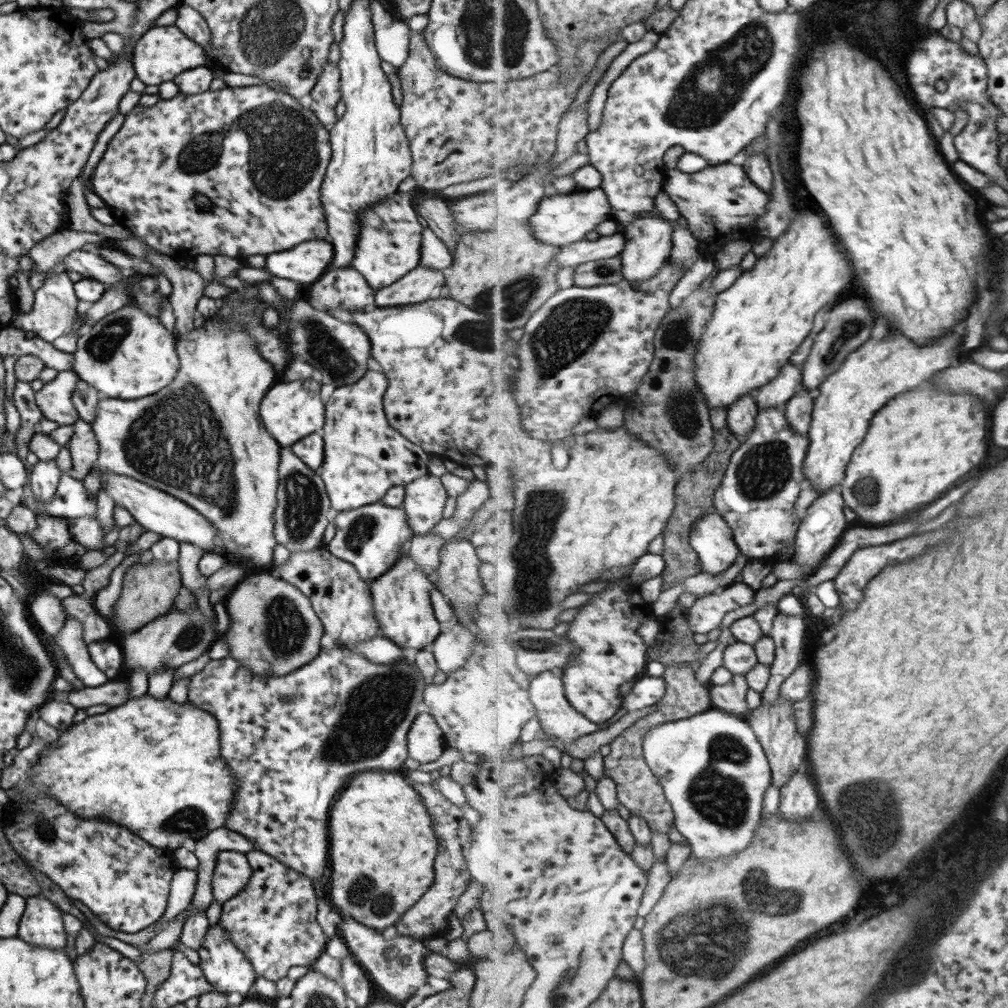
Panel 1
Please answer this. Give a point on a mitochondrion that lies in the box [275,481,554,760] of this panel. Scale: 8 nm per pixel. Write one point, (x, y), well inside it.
(362, 526)

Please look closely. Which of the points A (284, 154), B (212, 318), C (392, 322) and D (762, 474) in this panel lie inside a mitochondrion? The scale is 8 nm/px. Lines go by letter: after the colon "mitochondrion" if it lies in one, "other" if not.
A: mitochondrion
B: other
C: other
D: mitochondrion

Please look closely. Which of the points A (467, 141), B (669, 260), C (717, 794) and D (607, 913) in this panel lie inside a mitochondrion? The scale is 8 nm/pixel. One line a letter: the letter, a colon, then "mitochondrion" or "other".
A: other
B: other
C: mitochondrion
D: other

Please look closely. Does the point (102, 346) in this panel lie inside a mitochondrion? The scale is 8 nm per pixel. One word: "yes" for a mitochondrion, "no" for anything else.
yes

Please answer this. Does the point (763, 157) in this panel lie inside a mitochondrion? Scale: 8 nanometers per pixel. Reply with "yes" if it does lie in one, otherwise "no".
no

